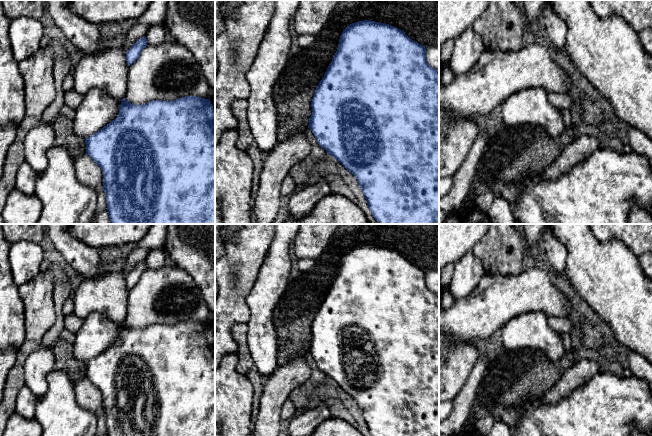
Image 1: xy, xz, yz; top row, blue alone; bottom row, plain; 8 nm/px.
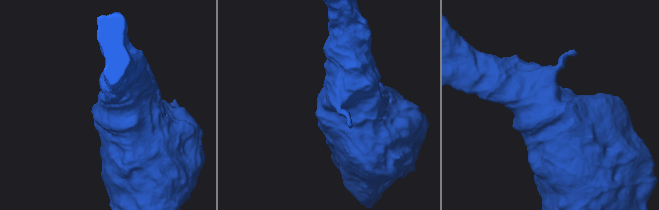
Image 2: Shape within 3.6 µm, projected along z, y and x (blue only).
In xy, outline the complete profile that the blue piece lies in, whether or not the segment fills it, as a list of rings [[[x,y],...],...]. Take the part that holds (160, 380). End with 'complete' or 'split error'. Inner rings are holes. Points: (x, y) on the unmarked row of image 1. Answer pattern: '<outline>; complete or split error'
[[[185,320],[174,325],[153,324],[135,329],[121,323],[119,338],[111,347],[85,364],[86,378],[101,392],[108,436],[215,436],[215,333],[210,323]]]; complete

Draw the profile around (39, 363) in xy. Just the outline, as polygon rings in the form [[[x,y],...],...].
[[[40,346],[25,360],[25,385],[36,397],[41,397],[48,390],[47,375],[55,369],[54,354],[50,347]]]

